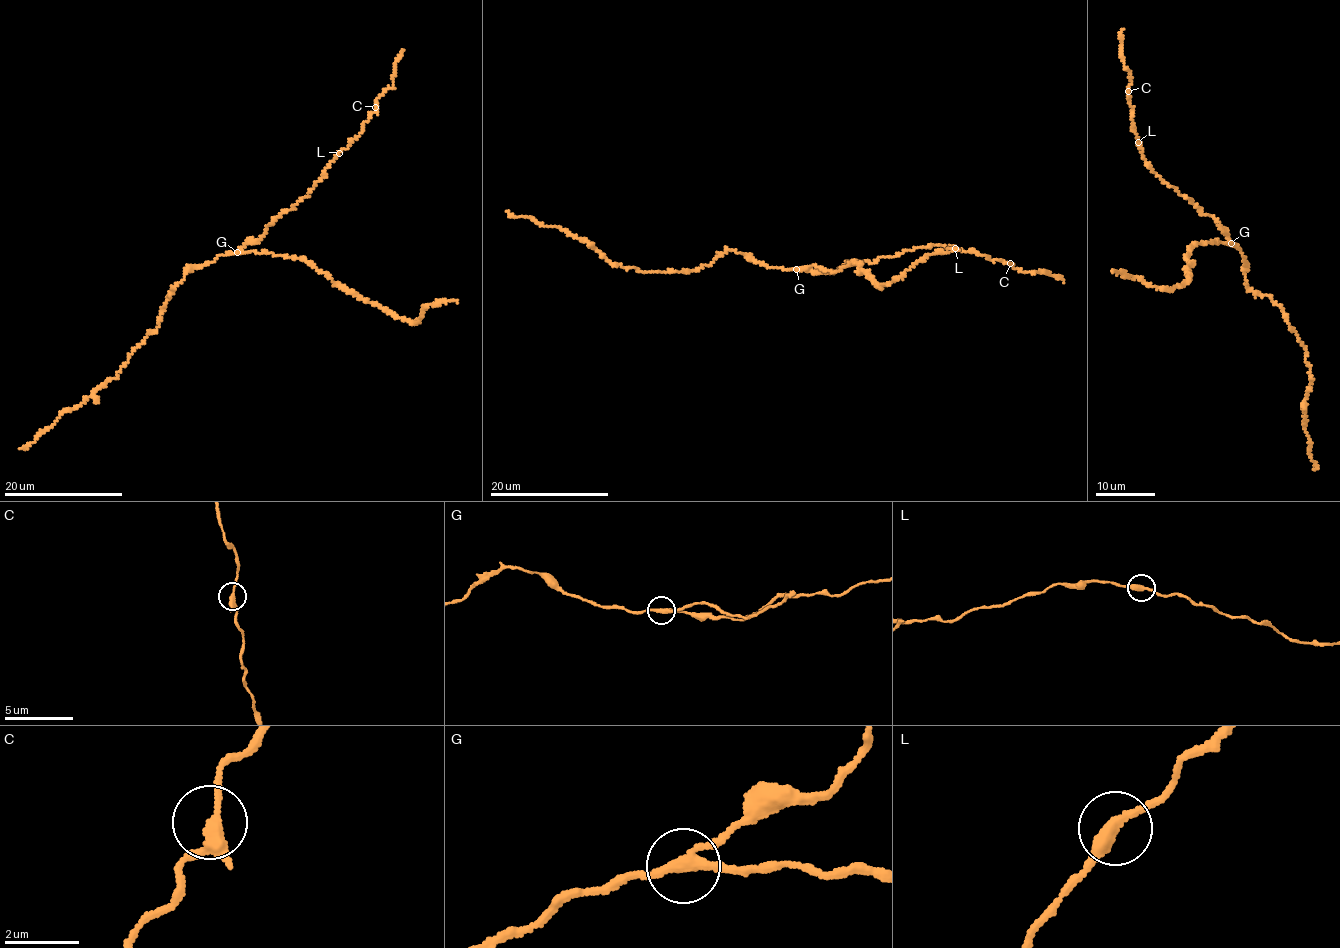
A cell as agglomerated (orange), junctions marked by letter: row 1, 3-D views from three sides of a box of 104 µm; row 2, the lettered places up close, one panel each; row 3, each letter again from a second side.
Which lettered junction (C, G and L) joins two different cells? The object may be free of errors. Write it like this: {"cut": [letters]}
{"cut": ["G"]}

